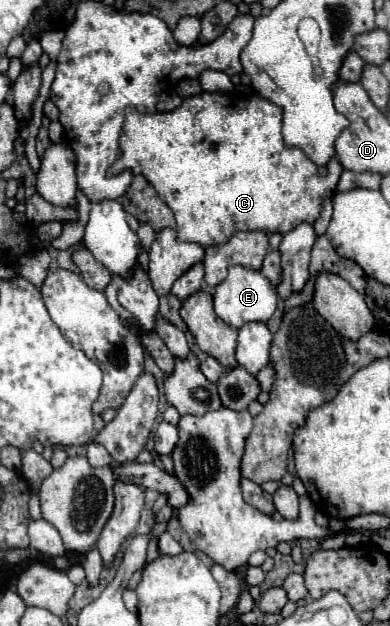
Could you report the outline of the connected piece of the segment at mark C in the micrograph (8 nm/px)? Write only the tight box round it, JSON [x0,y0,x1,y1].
[110,92,343,248]

